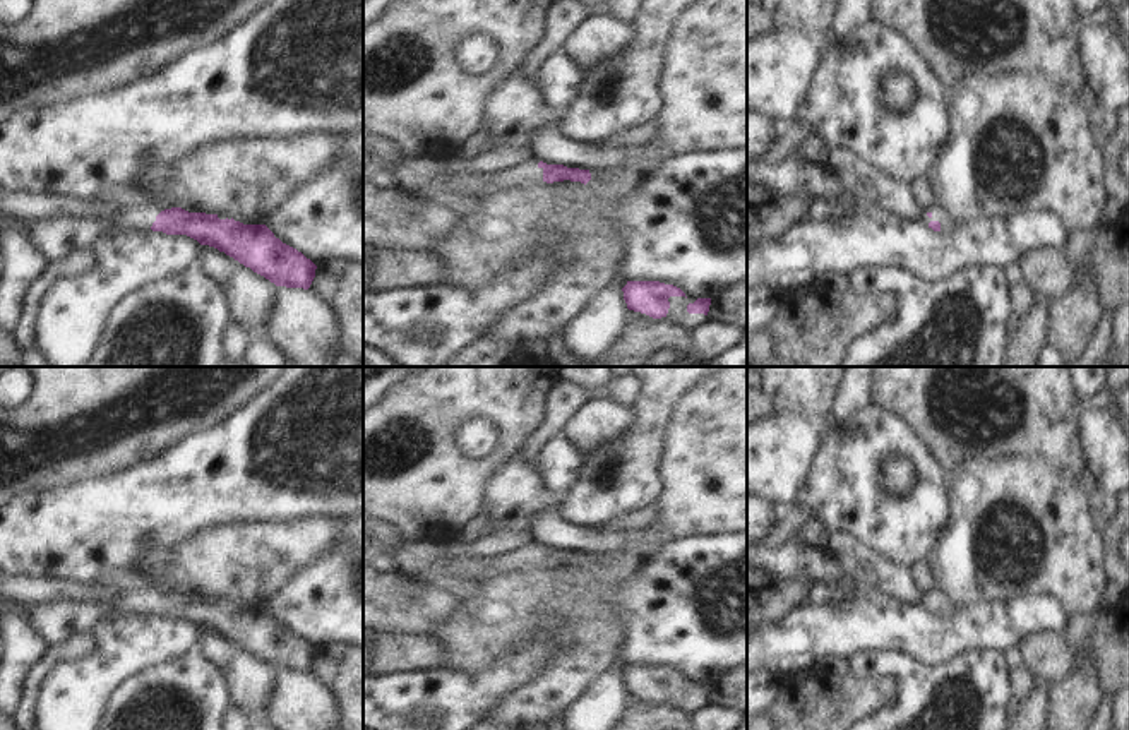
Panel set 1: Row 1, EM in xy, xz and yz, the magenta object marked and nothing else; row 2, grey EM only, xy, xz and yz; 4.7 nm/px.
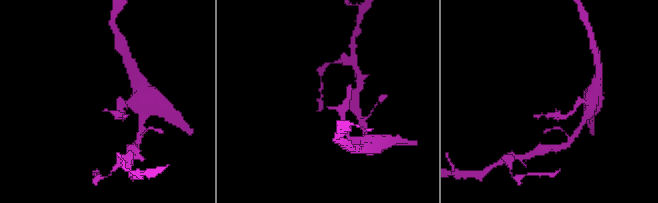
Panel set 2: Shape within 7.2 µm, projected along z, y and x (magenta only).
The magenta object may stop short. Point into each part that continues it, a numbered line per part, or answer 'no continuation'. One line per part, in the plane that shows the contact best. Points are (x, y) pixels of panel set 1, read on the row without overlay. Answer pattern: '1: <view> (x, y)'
1: yz (939, 597).

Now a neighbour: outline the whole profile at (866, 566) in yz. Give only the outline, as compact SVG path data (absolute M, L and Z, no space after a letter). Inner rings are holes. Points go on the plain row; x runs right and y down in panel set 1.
M829 533L826 552L857 584L875 588L905 605L923 603L925 595L915 584L910 567L881 555L853 535Z

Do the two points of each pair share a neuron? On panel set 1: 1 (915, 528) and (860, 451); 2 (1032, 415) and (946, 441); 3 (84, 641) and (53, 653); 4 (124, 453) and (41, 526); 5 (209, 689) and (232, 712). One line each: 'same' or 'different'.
1: same
2: same
3: same
4: different
5: different

